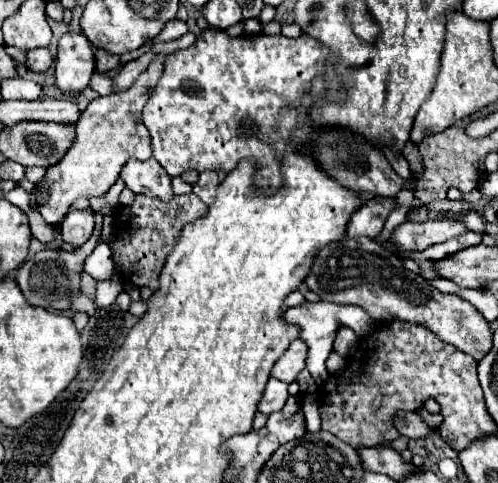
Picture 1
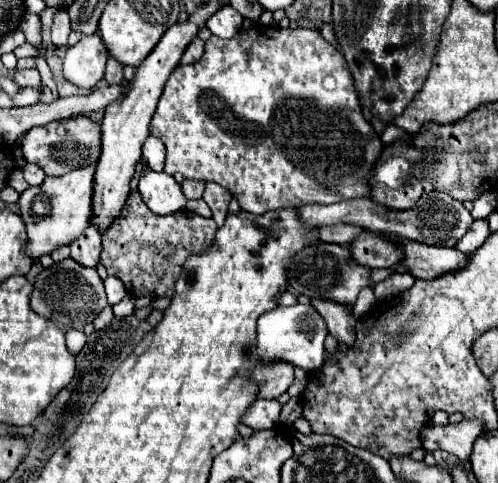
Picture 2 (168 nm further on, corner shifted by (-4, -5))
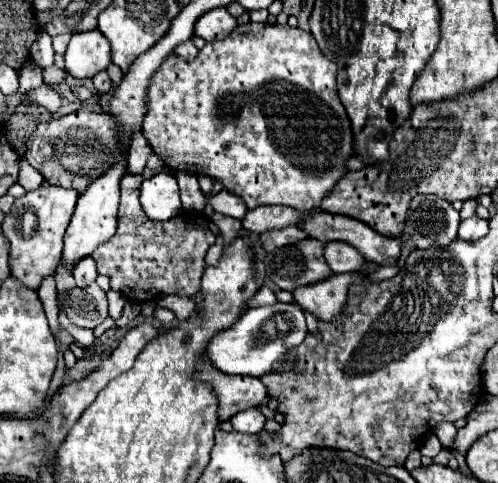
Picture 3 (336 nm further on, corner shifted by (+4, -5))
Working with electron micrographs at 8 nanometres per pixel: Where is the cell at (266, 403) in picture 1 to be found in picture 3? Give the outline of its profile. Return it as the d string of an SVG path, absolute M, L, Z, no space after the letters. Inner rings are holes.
M254 407L246 409L242 413L236 413L230 419L234 431L238 431L238 433L252 433L252 435L256 435L256 433L260 433L264 429L264 421L266 421L266 417L258 409L254 409Z

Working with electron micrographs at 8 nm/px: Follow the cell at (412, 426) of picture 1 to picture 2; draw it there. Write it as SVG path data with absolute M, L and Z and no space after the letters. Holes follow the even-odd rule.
M464 419L456 425L428 423L420 431L420 441L422 441L422 447L430 453L436 449L442 449L442 451L456 455L462 461L468 461L468 457L472 453L472 445L480 433L482 433L480 421L466 421Z

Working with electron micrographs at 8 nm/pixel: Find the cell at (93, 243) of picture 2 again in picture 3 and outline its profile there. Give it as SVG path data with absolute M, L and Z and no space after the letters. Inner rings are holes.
M84 257L82 261L78 261L78 265L74 267L72 275L74 275L76 285L78 285L80 289L88 287L88 285L98 277L98 271L96 271L96 263L94 263L94 259L92 259L92 257Z

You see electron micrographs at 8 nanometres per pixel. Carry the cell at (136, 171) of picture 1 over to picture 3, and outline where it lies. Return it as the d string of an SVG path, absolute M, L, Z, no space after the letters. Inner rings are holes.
M160 171L158 175L144 179L140 203L152 221L166 221L176 217L182 211L176 177Z

